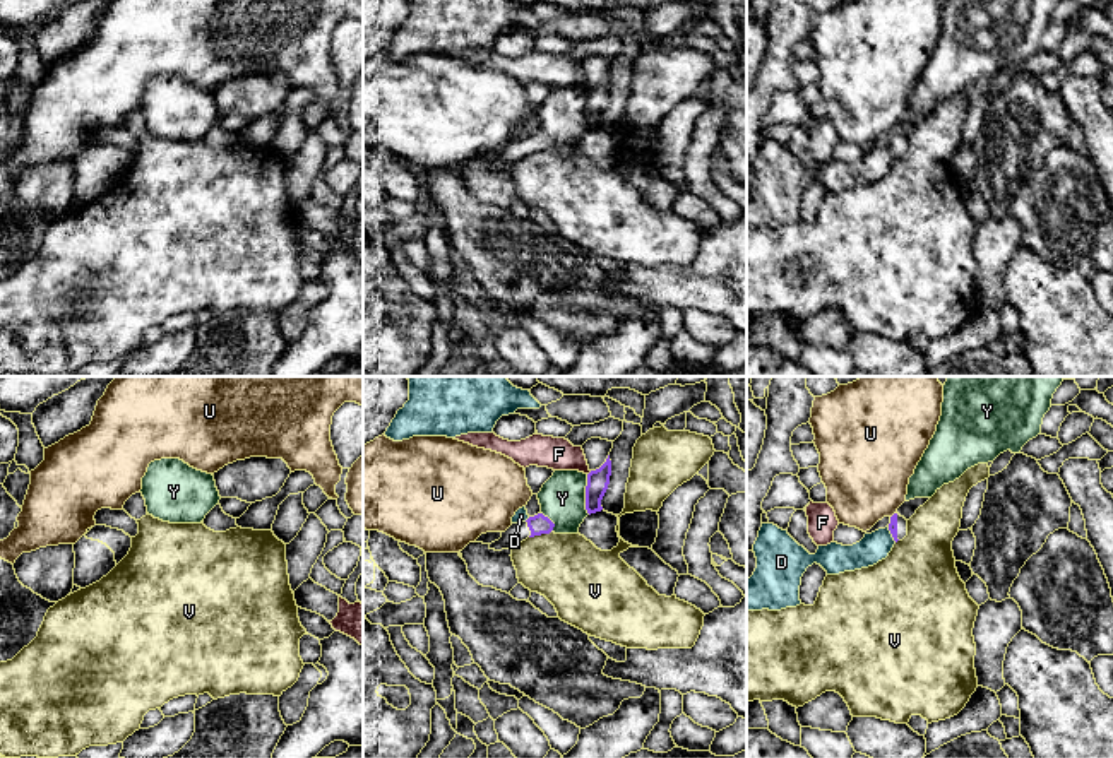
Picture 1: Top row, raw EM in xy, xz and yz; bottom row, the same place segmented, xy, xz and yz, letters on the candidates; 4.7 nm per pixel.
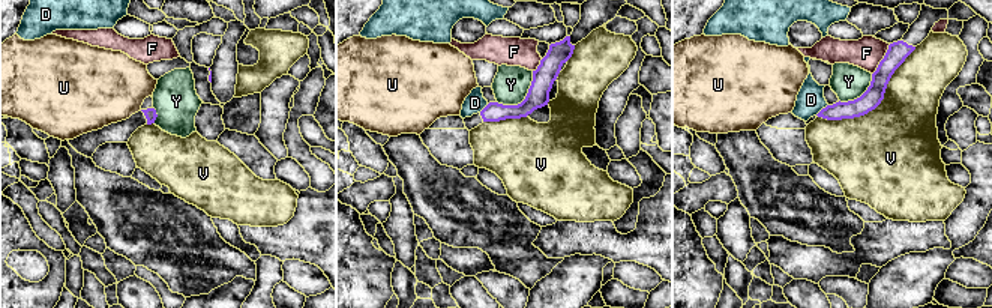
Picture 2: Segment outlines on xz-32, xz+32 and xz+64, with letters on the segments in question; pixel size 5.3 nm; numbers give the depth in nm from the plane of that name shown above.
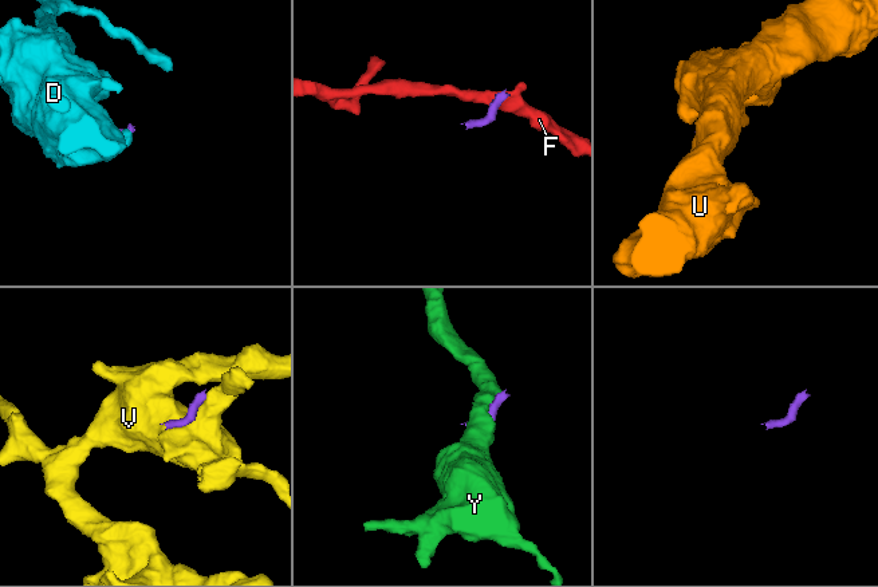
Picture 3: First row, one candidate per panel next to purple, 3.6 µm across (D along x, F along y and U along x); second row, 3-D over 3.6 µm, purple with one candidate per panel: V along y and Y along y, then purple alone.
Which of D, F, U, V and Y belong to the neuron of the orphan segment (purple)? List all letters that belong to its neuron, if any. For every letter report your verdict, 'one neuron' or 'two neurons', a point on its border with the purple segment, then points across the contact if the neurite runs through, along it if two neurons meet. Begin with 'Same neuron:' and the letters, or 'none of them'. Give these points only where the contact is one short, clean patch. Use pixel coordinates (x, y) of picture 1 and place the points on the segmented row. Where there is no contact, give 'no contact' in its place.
Same neuron: none of them
D: two neurons; contact yz (891, 532); border yz (887, 527), (896, 541)
F: two neurons; contact xz (589, 473); border xz (591, 471), (588, 474)
U: two neurons; contact yz (892, 515); border yz (896, 512), (891, 517)
V: two neurons; contact xz (540, 534)
Y: two neurons; contact xz (586, 495); border xz (586, 474), (586, 510), (589, 514)

